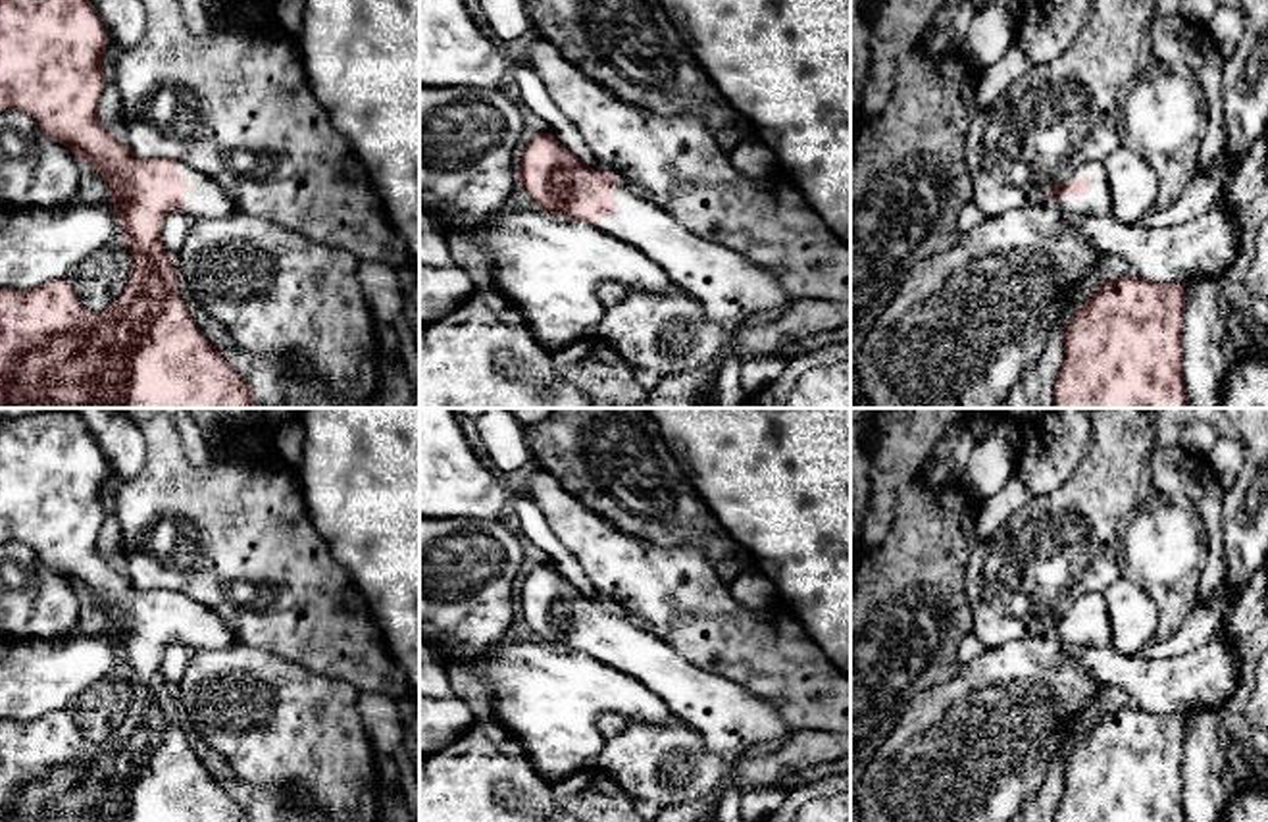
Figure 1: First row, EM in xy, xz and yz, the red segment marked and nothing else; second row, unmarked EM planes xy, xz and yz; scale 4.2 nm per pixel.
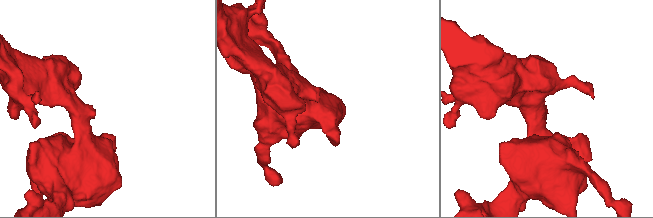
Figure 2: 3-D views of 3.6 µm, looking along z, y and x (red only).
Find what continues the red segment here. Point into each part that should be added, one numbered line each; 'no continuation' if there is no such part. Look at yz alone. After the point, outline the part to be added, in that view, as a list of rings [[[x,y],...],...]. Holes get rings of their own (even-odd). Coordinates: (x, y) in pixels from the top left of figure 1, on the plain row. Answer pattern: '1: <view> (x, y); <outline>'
1: yz (1097, 634); [[[1085,593],[1074,601],[1070,612],[1081,608],[1091,610],[1091,622],[1085,628],[1060,628],[1058,637],[1070,647],[1108,649],[1112,645],[1112,629],[1103,593]]]

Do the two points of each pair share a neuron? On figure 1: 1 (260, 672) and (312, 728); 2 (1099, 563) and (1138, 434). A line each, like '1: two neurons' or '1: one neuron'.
1: one neuron
2: one neuron

